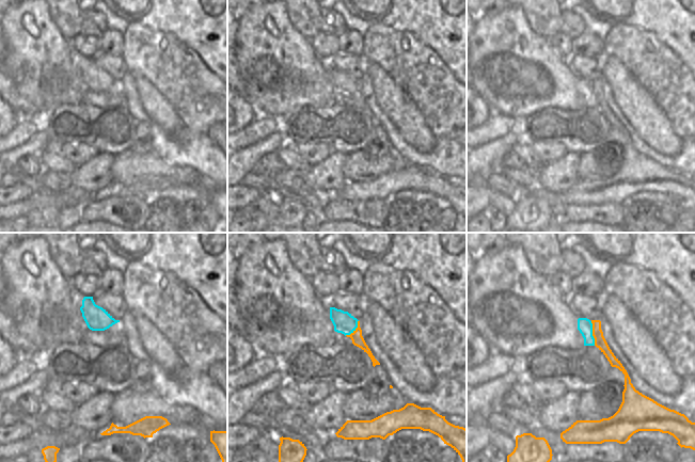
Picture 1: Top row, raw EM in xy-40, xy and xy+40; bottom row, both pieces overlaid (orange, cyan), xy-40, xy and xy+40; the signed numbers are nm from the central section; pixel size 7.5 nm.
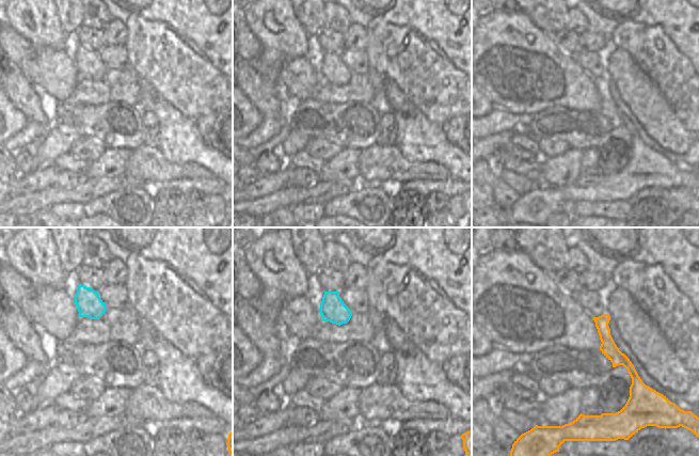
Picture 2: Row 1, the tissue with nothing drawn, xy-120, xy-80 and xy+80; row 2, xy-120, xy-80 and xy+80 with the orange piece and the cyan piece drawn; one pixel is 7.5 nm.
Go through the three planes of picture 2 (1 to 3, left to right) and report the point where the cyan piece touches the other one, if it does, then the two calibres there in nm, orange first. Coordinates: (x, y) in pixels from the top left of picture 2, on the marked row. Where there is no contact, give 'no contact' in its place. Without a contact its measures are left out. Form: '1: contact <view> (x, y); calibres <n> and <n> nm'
1: no contact
2: no contact
3: no contact

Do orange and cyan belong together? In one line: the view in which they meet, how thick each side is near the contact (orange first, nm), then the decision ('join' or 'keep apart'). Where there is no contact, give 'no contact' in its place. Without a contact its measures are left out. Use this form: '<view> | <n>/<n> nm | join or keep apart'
xy+40 | 90/110 nm | join

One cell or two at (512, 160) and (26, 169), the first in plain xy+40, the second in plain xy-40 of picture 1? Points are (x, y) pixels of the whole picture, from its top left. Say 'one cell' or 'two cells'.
one cell

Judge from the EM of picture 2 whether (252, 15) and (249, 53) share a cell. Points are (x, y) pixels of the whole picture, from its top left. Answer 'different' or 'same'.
different

